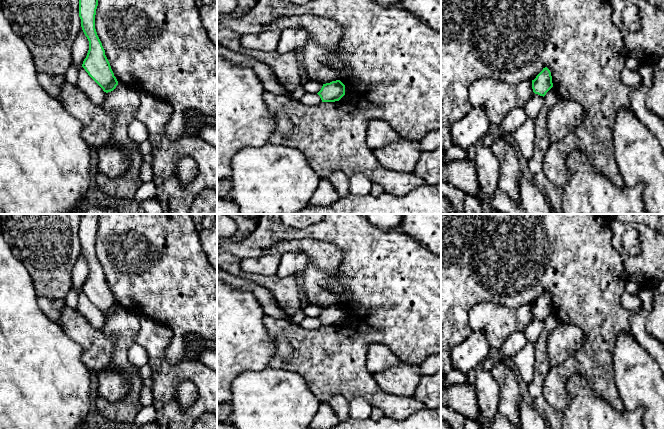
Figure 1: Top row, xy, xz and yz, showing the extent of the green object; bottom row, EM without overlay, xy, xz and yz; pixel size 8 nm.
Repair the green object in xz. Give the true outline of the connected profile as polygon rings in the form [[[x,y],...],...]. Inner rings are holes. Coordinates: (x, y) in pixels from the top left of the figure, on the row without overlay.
[[[332,305],[323,308],[321,314],[317,317],[322,326],[339,325],[345,319],[345,309],[340,305]]]

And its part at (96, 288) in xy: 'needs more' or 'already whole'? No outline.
already whole

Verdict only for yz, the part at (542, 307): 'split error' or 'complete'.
complete

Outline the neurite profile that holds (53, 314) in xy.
[[[37,297],[37,303],[43,310],[44,314],[59,325],[60,311],[66,306],[65,300],[53,300],[46,297]]]

